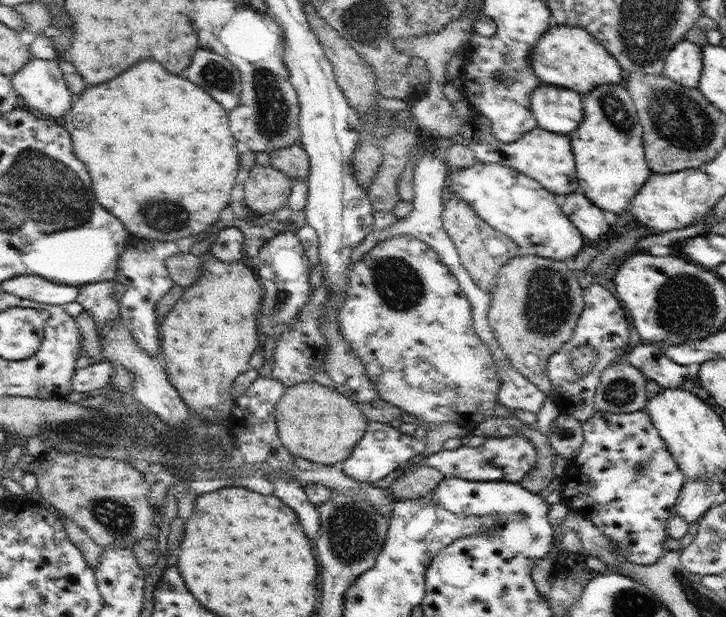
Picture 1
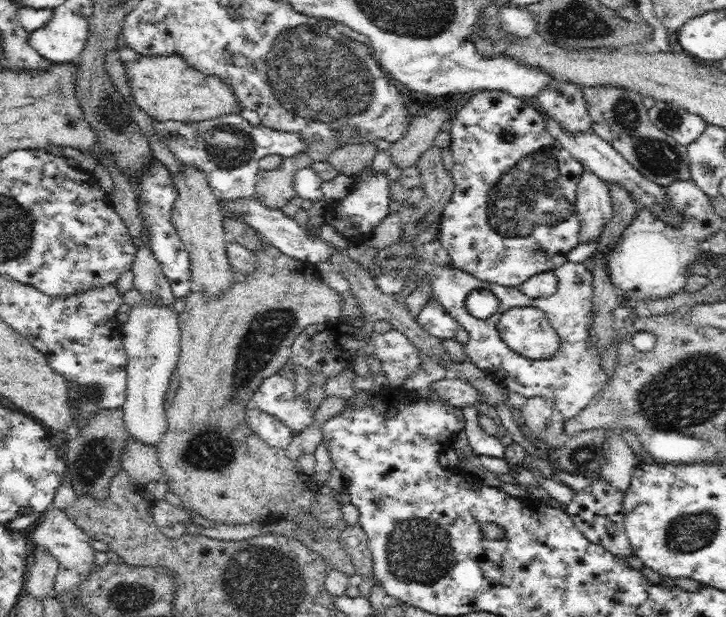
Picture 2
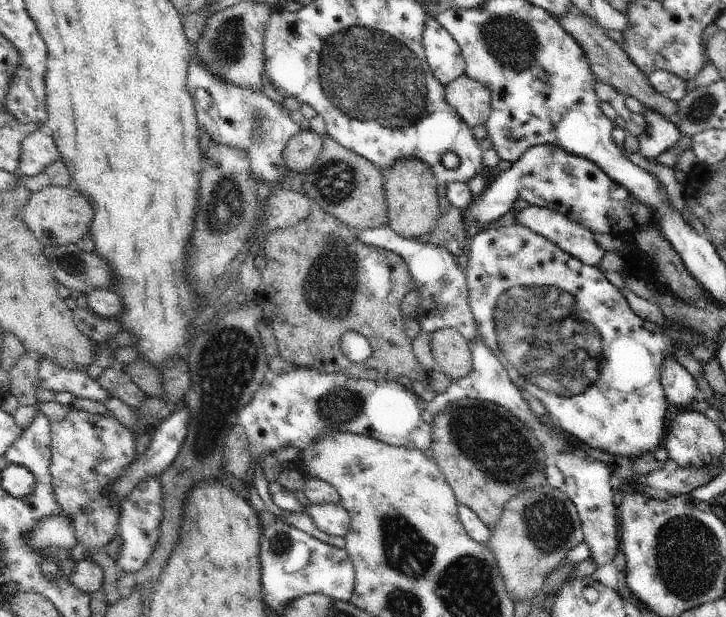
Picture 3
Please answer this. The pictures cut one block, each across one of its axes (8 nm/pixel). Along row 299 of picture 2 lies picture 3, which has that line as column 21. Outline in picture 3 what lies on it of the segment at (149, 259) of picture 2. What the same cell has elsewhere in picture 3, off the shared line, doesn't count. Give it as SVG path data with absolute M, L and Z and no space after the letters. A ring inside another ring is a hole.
M35 130L22 141L22 152L16 173L21 176L36 176L44 168L58 160L54 139L46 130Z

